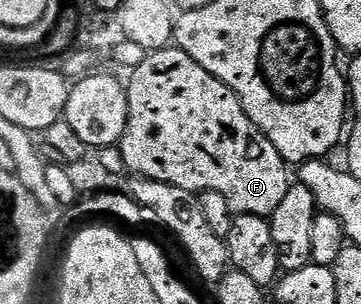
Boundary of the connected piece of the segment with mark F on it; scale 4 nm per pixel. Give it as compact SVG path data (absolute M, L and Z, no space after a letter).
M176 46L161 48L146 55L138 68L128 73L127 79L127 126L119 145L120 163L130 168L133 176L167 182L194 194L214 192L227 198L234 214L272 216L279 202L283 202L291 183L290 165L271 146L264 134L251 122L243 110L239 98L219 78L207 74L195 58Z

